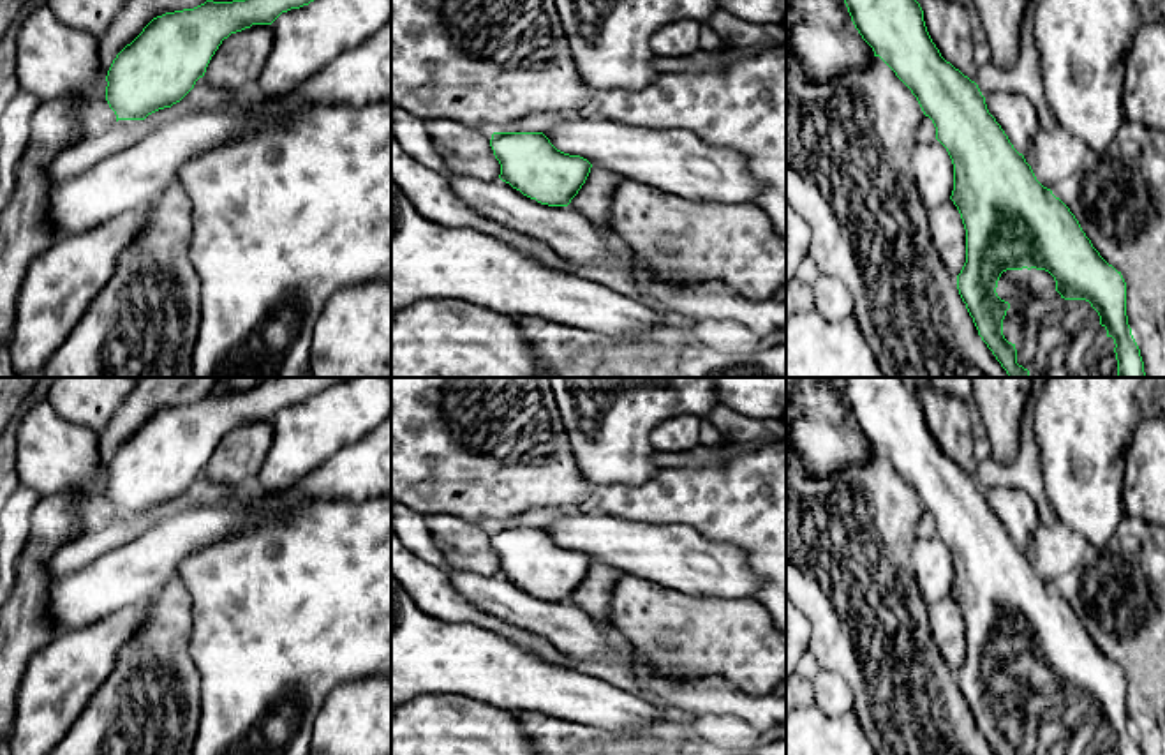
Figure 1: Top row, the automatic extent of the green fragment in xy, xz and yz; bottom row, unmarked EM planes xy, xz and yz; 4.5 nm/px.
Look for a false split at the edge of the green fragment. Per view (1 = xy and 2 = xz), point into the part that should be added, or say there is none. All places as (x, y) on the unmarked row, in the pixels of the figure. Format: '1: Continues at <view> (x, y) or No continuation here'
1: No continuation here
2: No continuation here

